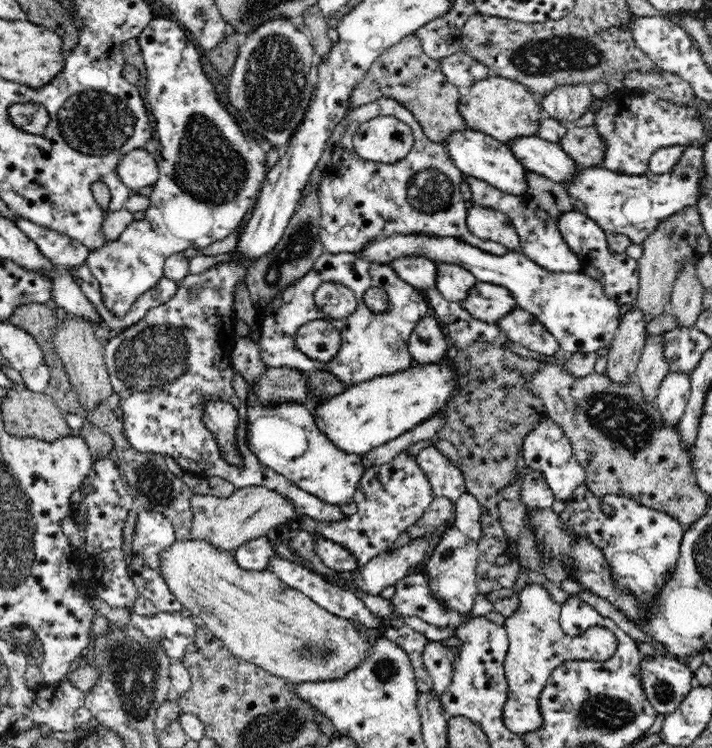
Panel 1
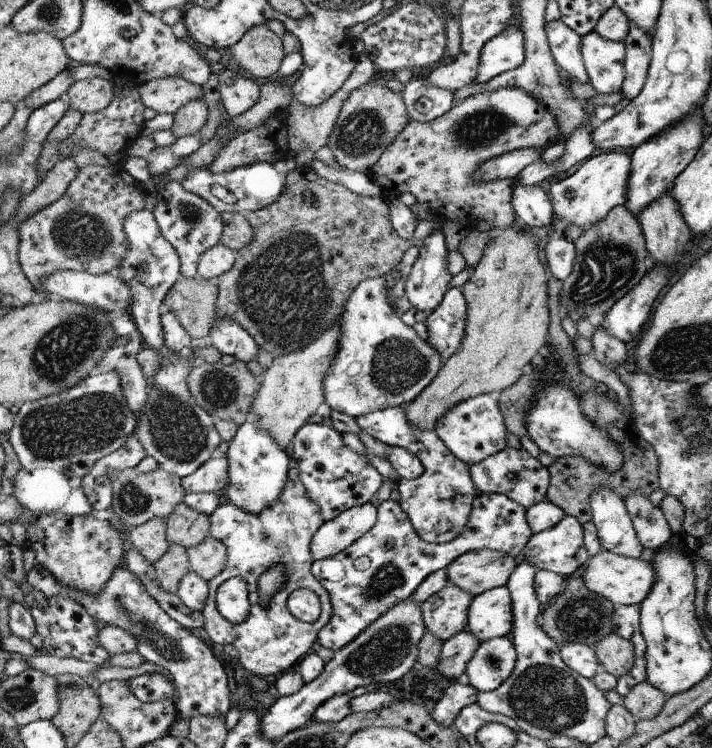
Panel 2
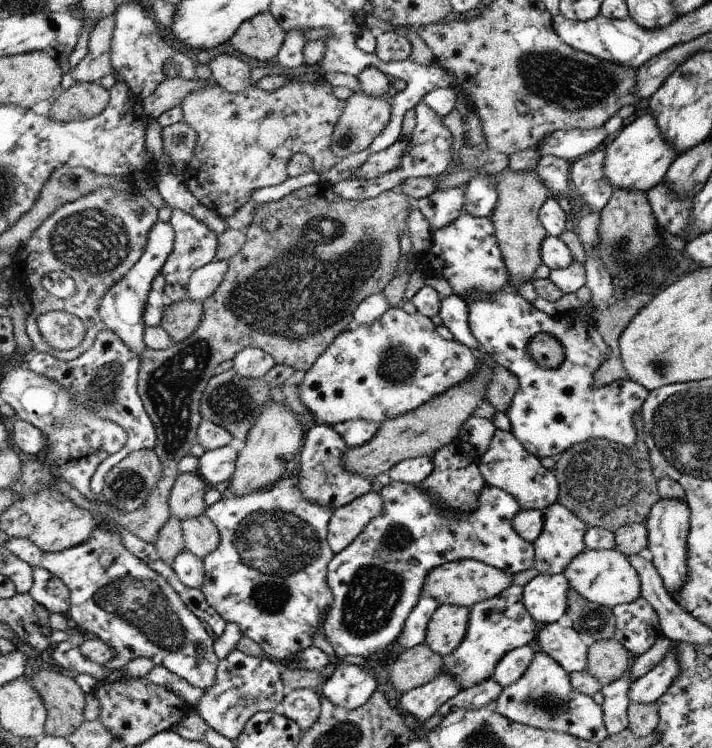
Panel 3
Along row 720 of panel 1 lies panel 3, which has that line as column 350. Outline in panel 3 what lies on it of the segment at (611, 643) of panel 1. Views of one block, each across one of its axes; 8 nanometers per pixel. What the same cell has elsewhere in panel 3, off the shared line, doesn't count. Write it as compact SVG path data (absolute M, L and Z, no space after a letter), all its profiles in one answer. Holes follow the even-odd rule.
M370 492L334 511L327 533L330 549L336 554L347 548L366 524L378 516L382 506L383 501L379 494Z

